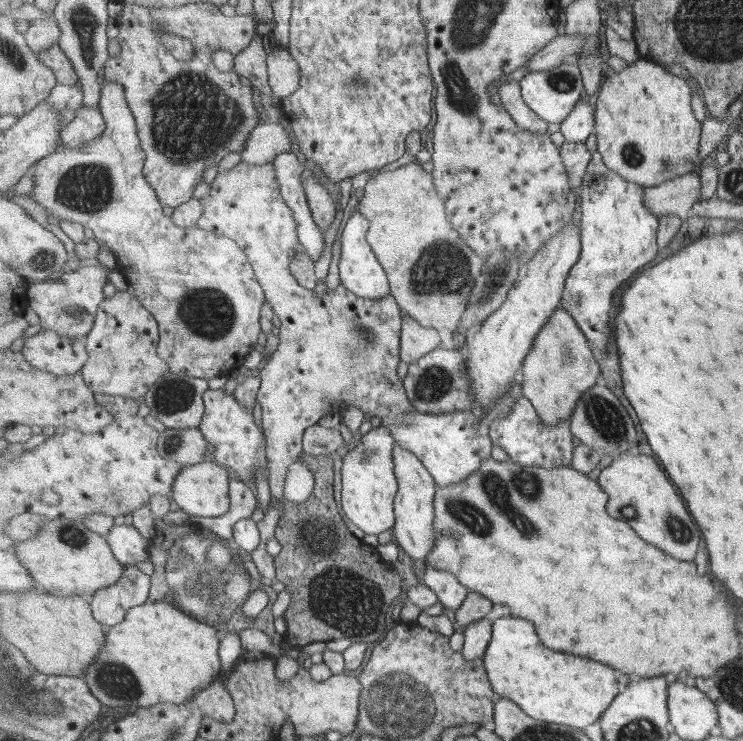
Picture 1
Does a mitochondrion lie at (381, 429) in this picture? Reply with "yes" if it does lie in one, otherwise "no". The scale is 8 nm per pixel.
no

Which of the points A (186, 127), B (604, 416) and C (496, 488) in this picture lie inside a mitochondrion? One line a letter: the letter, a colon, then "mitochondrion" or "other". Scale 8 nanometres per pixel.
A: mitochondrion
B: mitochondrion
C: mitochondrion

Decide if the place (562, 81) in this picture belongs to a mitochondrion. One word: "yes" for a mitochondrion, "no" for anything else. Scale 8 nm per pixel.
yes

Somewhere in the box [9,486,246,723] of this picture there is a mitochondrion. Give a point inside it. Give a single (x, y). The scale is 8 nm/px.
(126, 687)

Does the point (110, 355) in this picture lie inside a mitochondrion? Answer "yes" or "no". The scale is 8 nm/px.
yes

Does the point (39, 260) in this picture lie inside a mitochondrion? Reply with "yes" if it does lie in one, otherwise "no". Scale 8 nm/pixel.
yes

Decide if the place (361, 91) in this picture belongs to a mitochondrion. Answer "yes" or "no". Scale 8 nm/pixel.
yes

